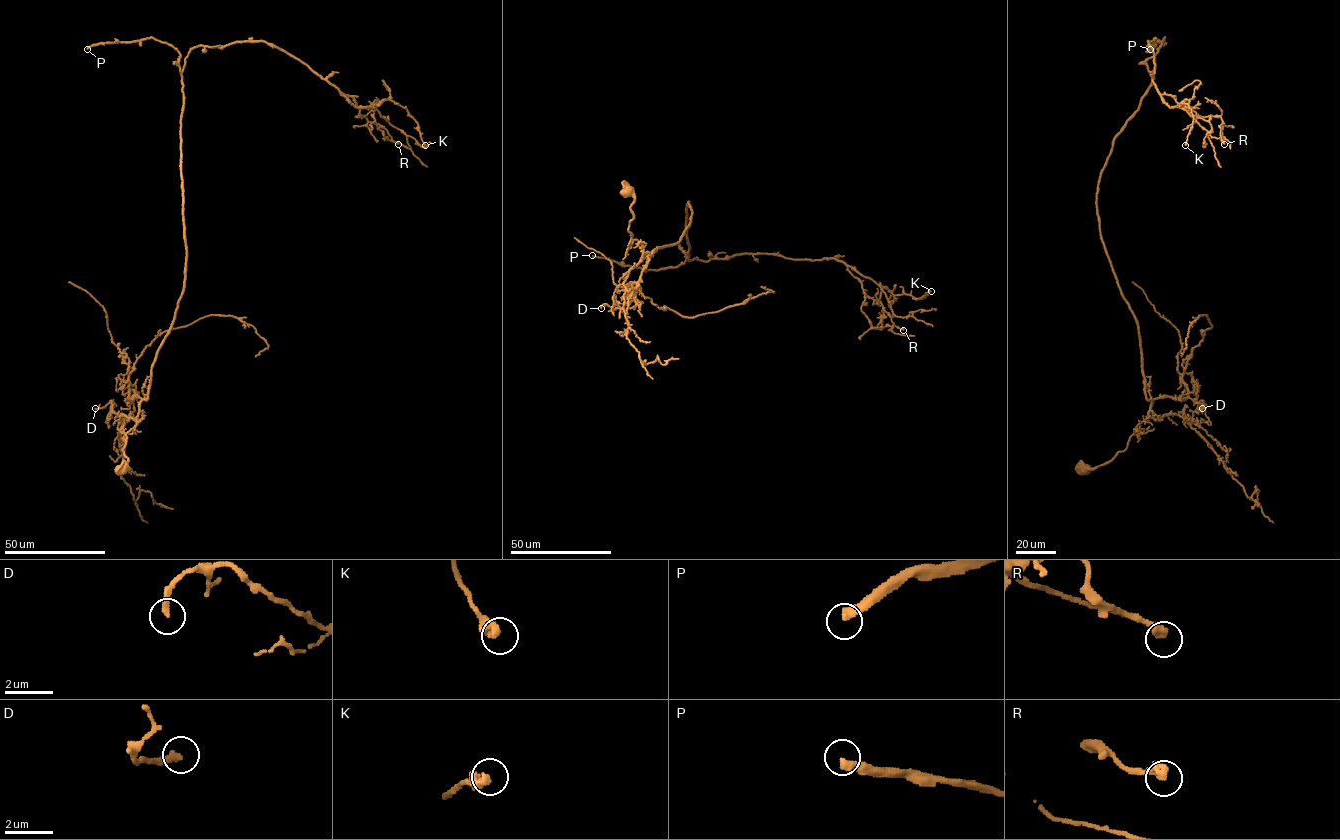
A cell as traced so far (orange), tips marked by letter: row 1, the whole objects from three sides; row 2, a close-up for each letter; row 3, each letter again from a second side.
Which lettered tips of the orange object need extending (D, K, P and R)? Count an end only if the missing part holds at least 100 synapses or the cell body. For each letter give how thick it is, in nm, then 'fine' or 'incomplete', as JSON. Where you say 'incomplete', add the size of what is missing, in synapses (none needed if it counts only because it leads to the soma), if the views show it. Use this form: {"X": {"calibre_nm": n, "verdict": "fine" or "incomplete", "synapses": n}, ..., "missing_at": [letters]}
{"D": {"calibre_nm": 280, "verdict": "fine"}, "K": {"calibre_nm": 380, "verdict": "fine"}, "P": {"calibre_nm": 360, "verdict": "incomplete", "synapses": 450}, "R": {"calibre_nm": 380, "verdict": "fine"}, "missing_at": ["P"]}

